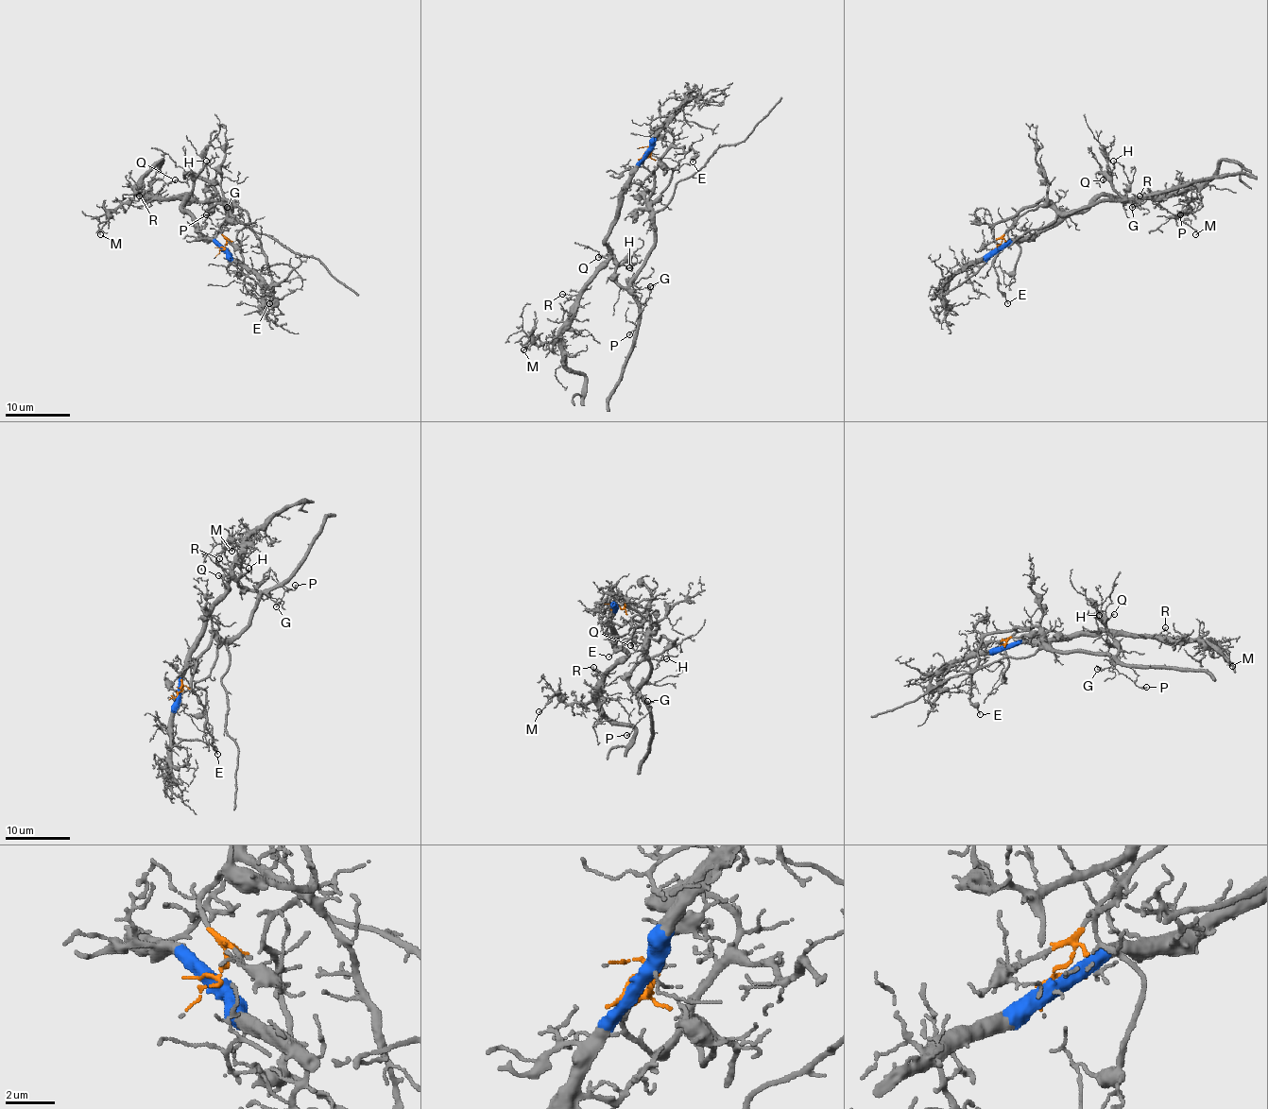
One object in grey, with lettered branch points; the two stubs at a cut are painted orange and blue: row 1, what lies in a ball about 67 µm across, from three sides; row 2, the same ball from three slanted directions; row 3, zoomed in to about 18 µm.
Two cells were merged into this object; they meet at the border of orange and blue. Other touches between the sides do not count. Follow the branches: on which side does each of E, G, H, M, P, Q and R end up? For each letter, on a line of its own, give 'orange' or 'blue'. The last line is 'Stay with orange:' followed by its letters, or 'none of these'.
E: orange
G: orange
H: orange
M: blue
P: orange
Q: orange
R: blue
Stay with orange: E, G, H, P, Q

